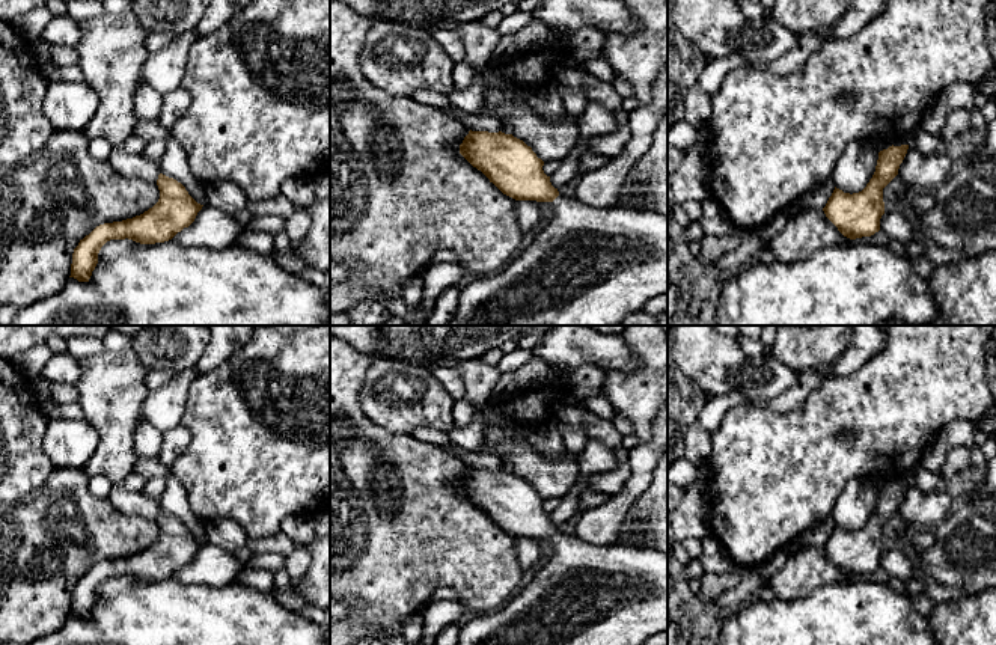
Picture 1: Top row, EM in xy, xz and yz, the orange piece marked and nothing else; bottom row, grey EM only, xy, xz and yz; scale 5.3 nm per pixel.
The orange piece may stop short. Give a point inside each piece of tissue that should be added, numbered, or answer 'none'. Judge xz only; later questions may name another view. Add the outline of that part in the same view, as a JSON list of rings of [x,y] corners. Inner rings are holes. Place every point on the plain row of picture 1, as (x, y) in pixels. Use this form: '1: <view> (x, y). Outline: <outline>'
1: xz (583, 594). Outline: [[[558,533],[553,540],[553,553],[533,571],[530,583],[514,594],[509,601],[496,612],[484,612],[461,627],[458,645],[643,645],[646,639],[657,633],[668,631],[668,555],[640,547],[622,544],[595,546],[576,535]]]

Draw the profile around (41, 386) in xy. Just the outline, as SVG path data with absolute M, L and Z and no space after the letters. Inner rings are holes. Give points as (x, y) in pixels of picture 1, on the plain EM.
M42 375L32 381L33 395L39 404L51 401L50 381Z

